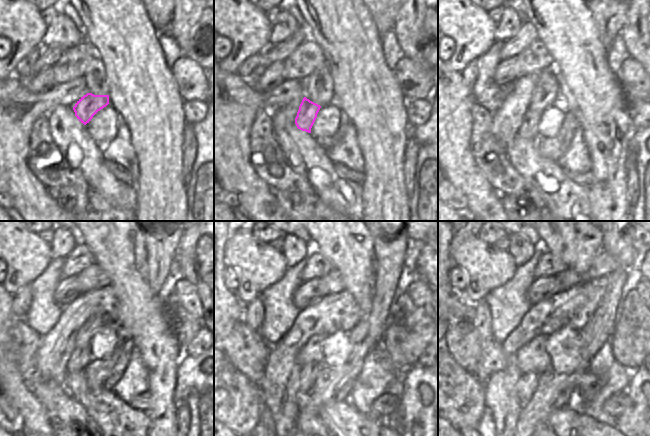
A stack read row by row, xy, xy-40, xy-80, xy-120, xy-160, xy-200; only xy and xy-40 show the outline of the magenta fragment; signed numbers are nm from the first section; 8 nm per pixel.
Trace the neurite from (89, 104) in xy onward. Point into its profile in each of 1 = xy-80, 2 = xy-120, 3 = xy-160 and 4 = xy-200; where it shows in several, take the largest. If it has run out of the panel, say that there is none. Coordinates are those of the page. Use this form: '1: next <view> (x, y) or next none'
1: next xy-80 (528, 130)
2: next xy-120 (81, 356)
3: next xy-160 (307, 374)
4: next xy-200 (527, 384)

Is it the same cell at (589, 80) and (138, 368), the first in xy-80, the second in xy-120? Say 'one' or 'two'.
two

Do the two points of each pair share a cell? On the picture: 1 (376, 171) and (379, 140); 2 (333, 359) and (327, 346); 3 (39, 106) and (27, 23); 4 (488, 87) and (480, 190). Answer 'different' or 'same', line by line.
1: same
2: same
3: different
4: different

